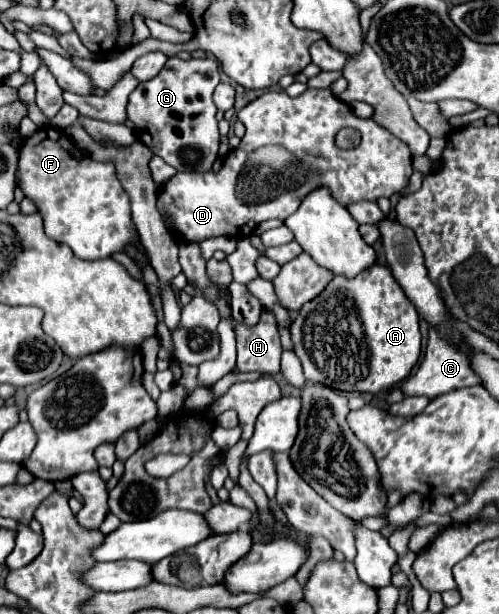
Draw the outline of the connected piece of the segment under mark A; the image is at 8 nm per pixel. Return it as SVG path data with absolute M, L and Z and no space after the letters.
M373 265L359 273L355 279L333 277L321 295L305 303L291 323L291 341L295 355L303 365L305 379L323 383L337 391L381 393L399 385L409 377L413 365L421 355L419 315L413 303L405 297L401 285L393 279L391 271L383 265Z

